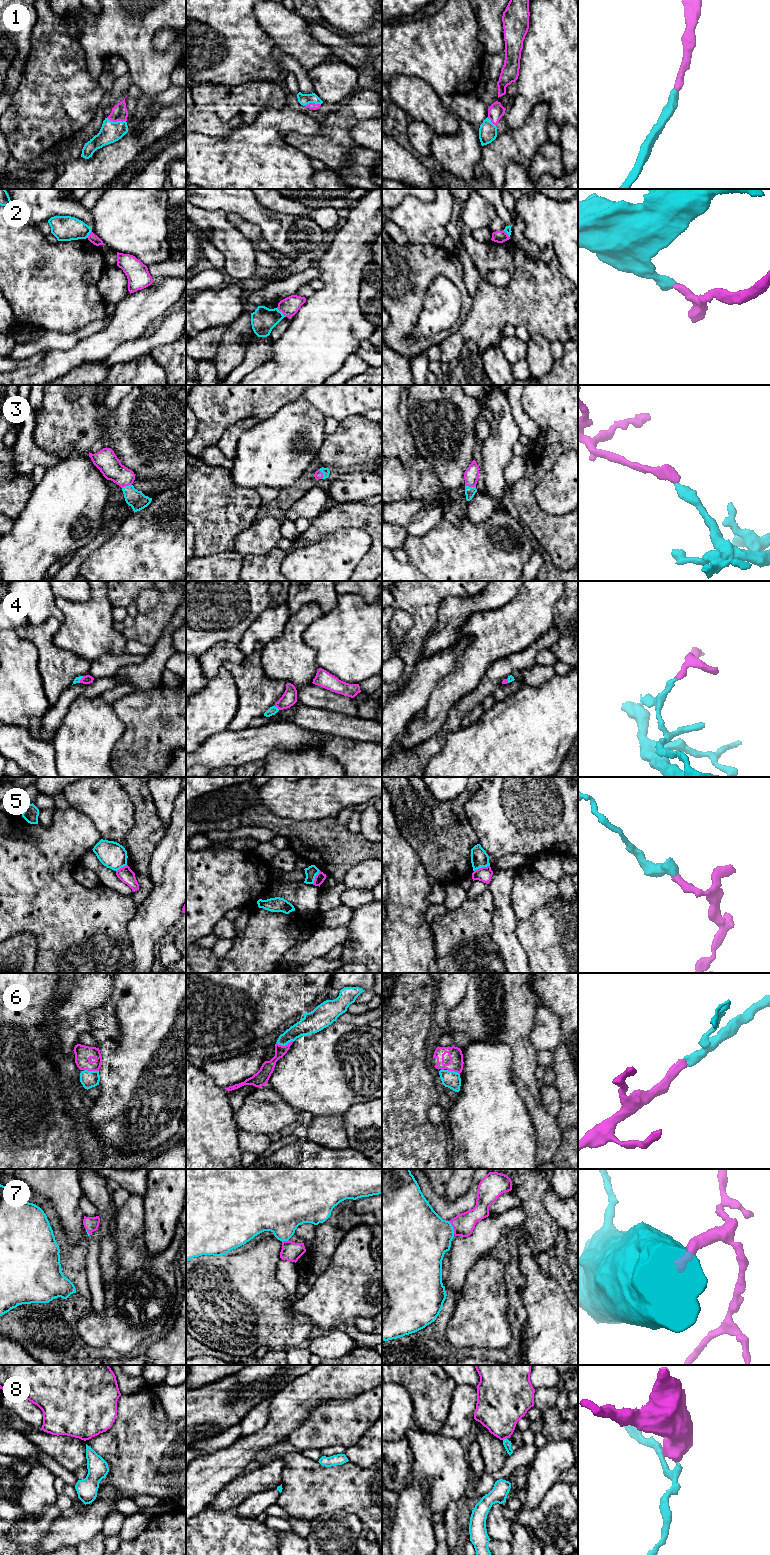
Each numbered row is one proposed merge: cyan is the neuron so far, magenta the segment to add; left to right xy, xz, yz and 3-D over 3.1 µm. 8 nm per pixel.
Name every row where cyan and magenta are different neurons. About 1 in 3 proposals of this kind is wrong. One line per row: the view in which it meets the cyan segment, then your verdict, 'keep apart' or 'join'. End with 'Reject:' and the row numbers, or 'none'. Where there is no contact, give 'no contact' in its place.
1: contact in xy; join
2: contact in xz; keep apart
3: contact in yz; join
4: contact in xz; join
5: contact in yz; keep apart
6: contact in xz; join
7: contact in yz; join
8: contact in yz; keep apart
Reject: 2, 5, 8

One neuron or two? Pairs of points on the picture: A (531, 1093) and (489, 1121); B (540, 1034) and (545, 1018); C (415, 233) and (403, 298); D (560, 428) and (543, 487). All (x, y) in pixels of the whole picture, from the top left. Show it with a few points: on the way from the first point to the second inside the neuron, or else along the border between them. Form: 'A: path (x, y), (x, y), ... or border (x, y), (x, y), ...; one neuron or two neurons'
A: border (511, 1078), (518, 1095), (527, 1108), (531, 1121); two neurons
B: path (544, 1030), (546, 1022); one neuron
C: border (409, 241), (415, 244), (434, 245), (436, 247); two neurons
D: border (562, 454), (541, 479), (534, 492); two neurons

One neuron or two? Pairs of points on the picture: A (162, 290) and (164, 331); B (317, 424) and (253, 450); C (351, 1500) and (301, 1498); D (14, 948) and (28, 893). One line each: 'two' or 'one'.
A: two
B: one
C: one
D: two

